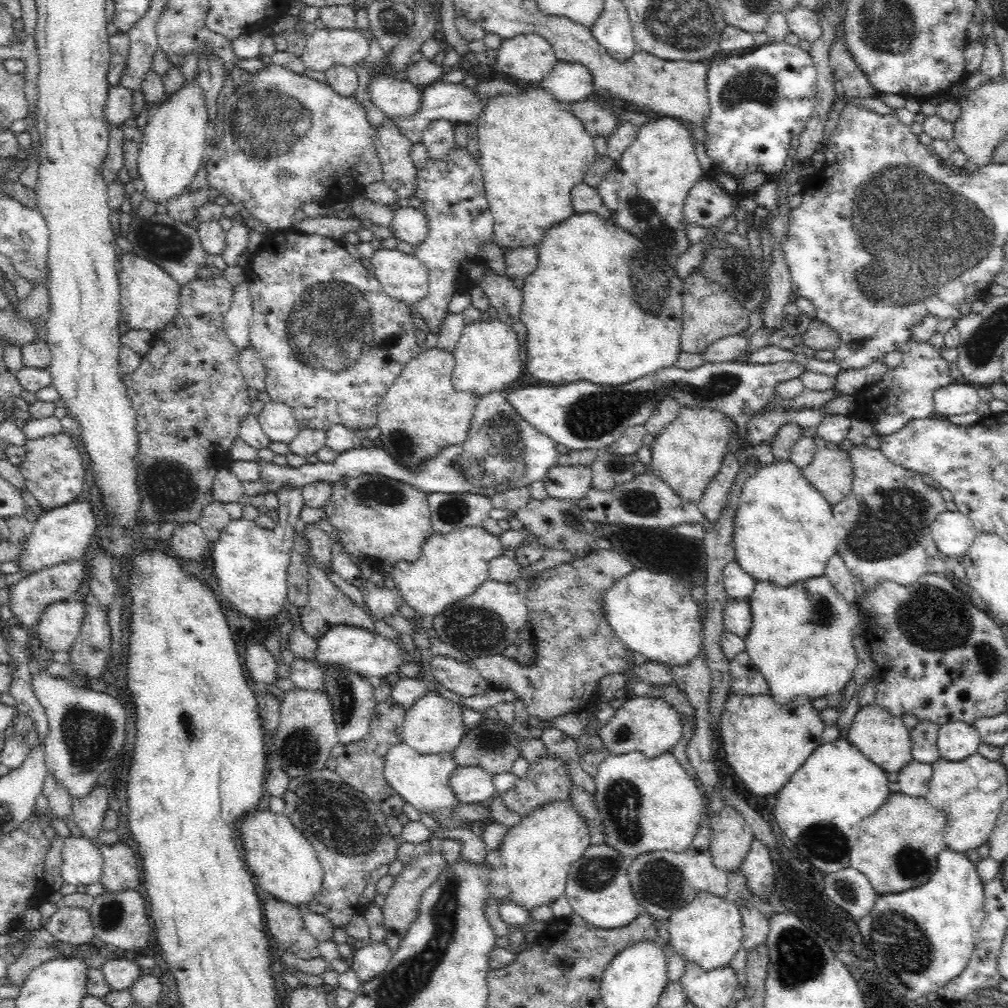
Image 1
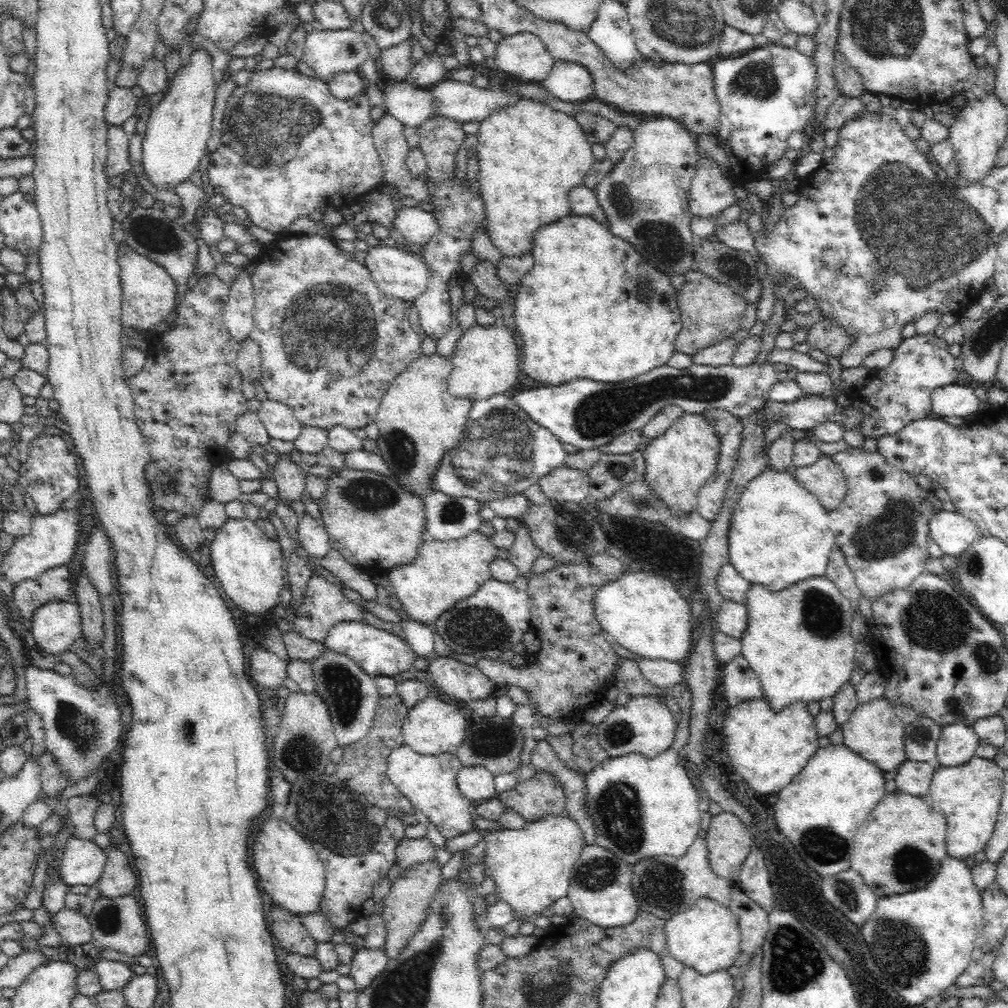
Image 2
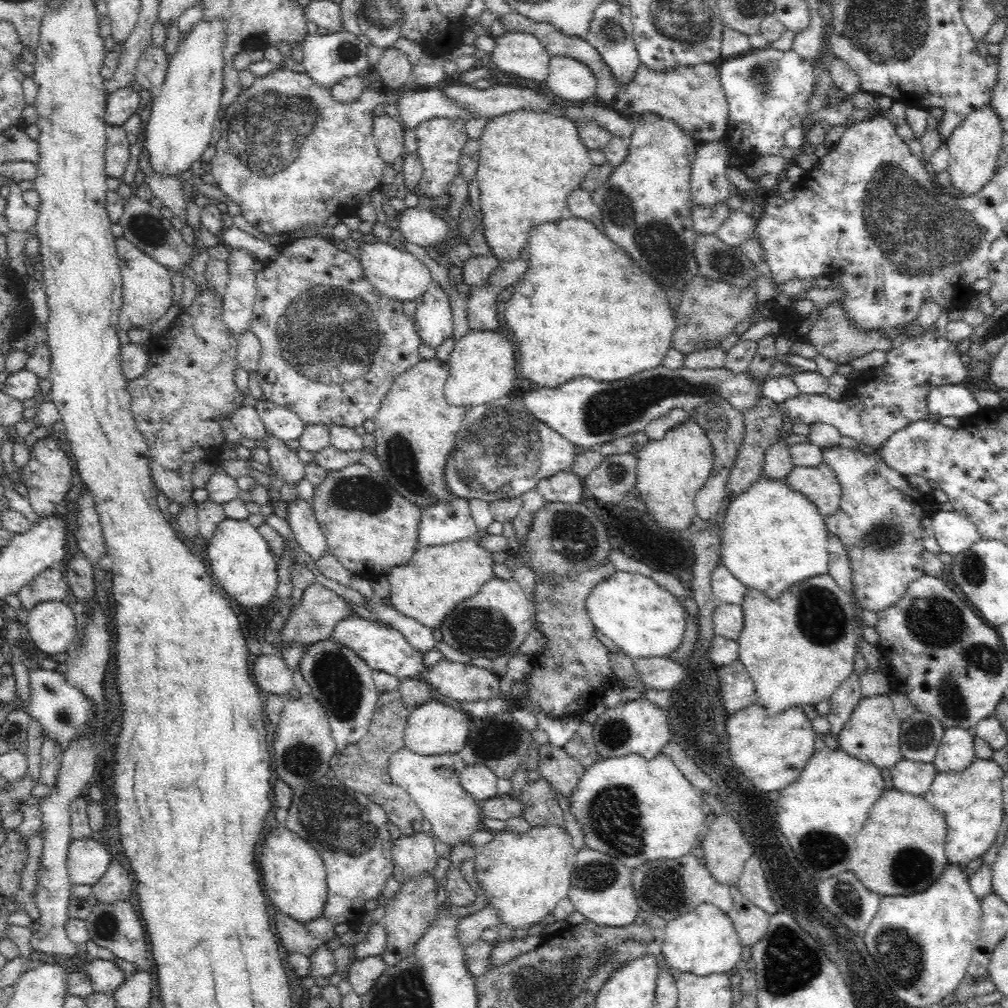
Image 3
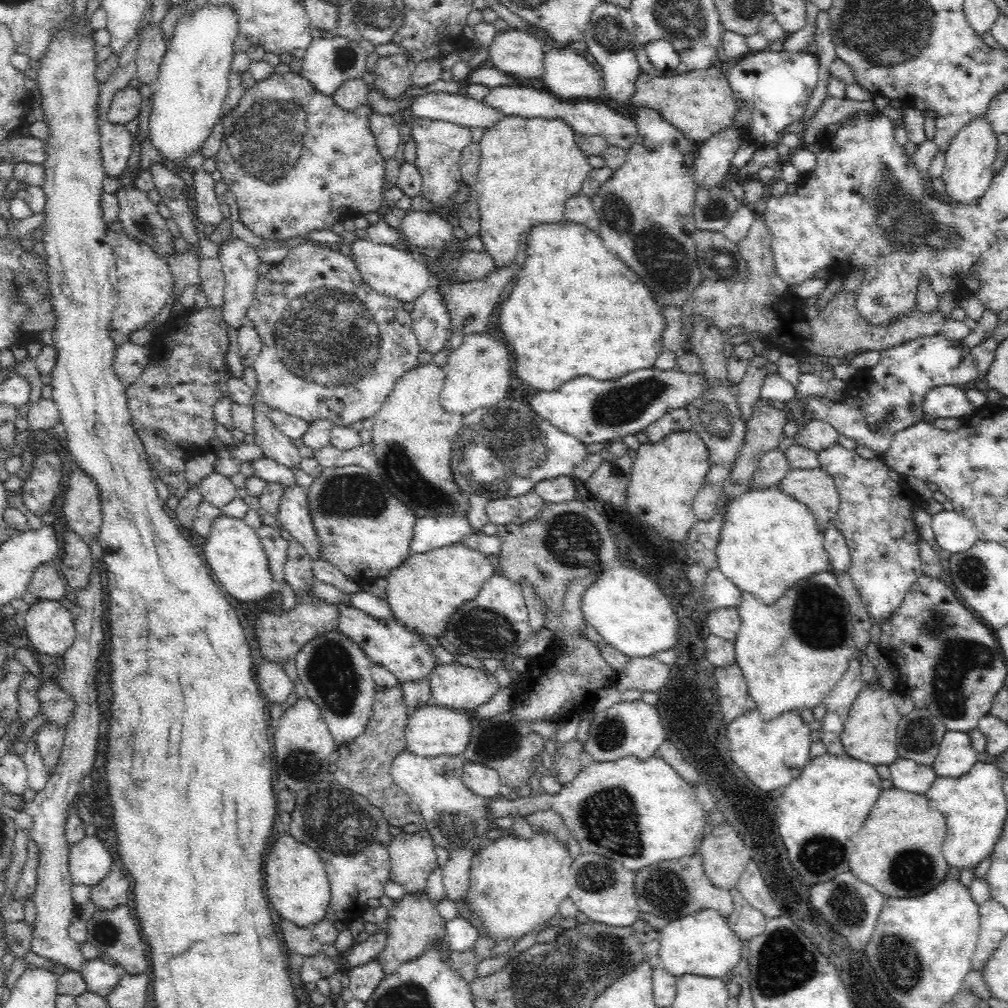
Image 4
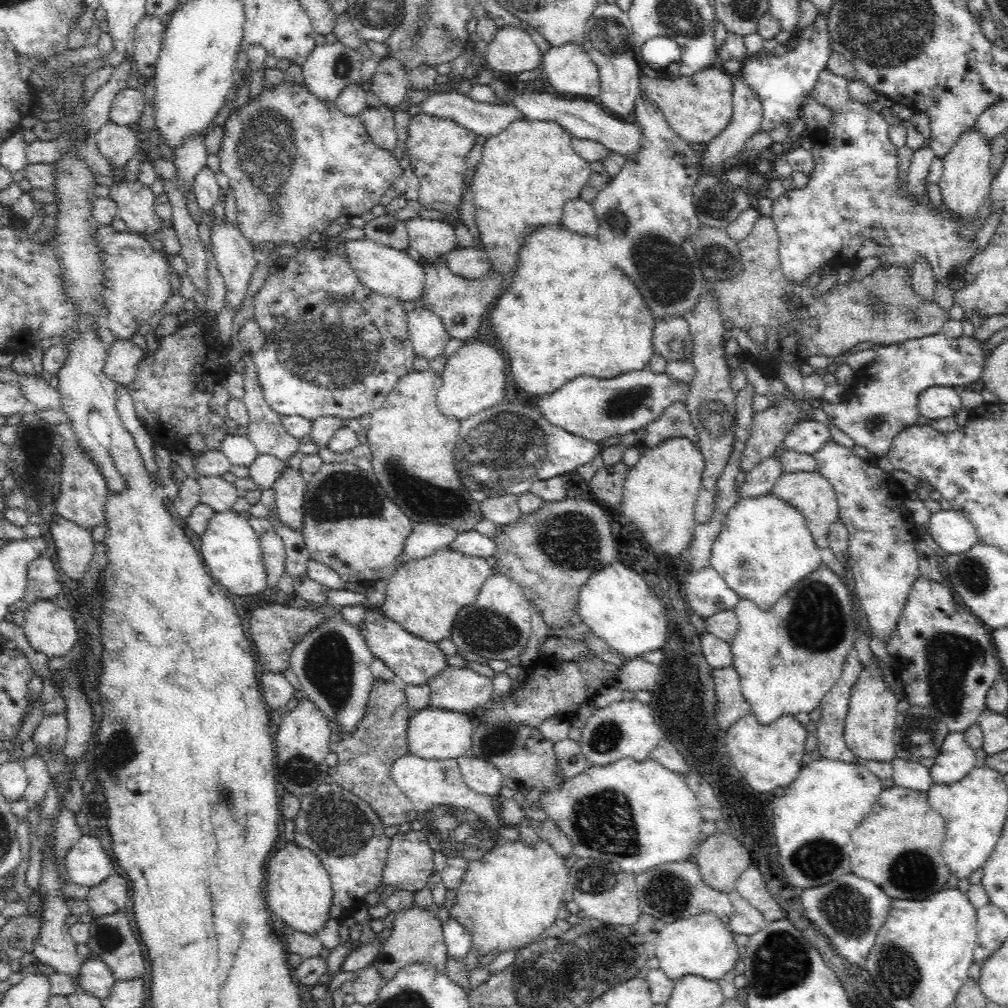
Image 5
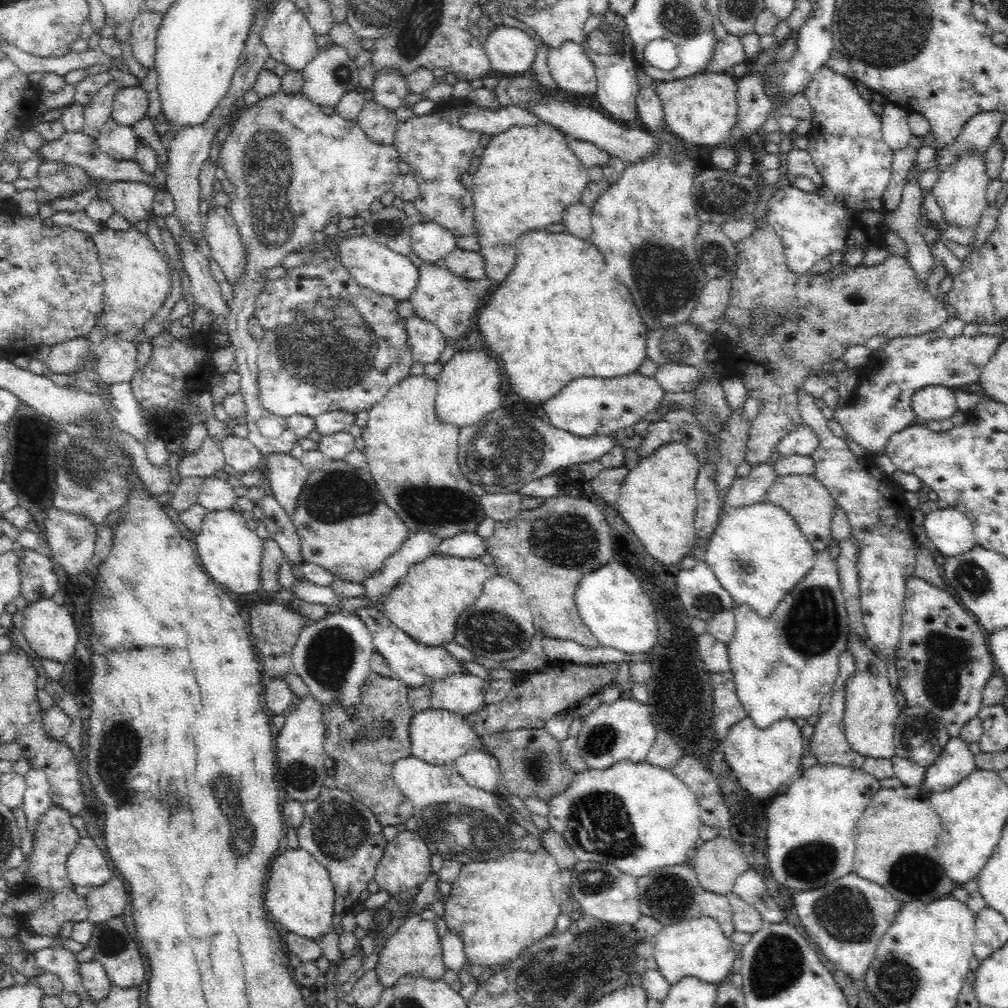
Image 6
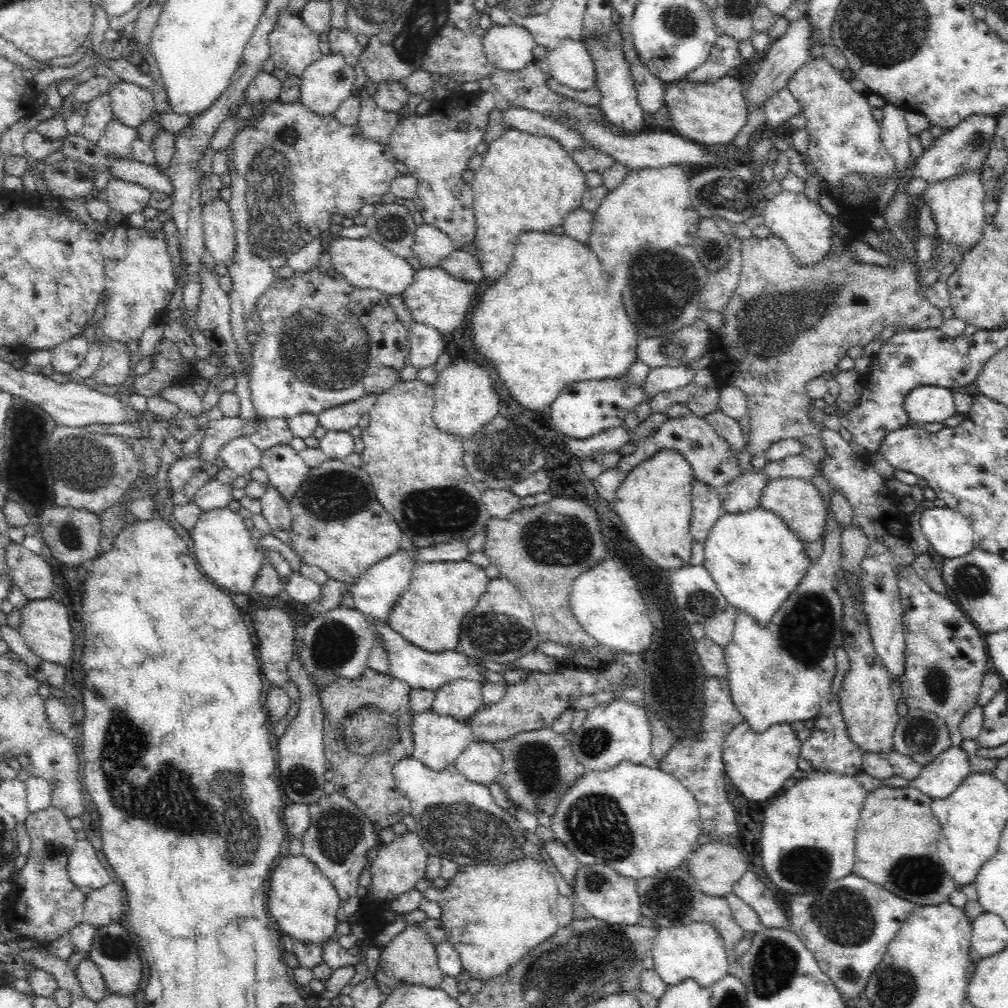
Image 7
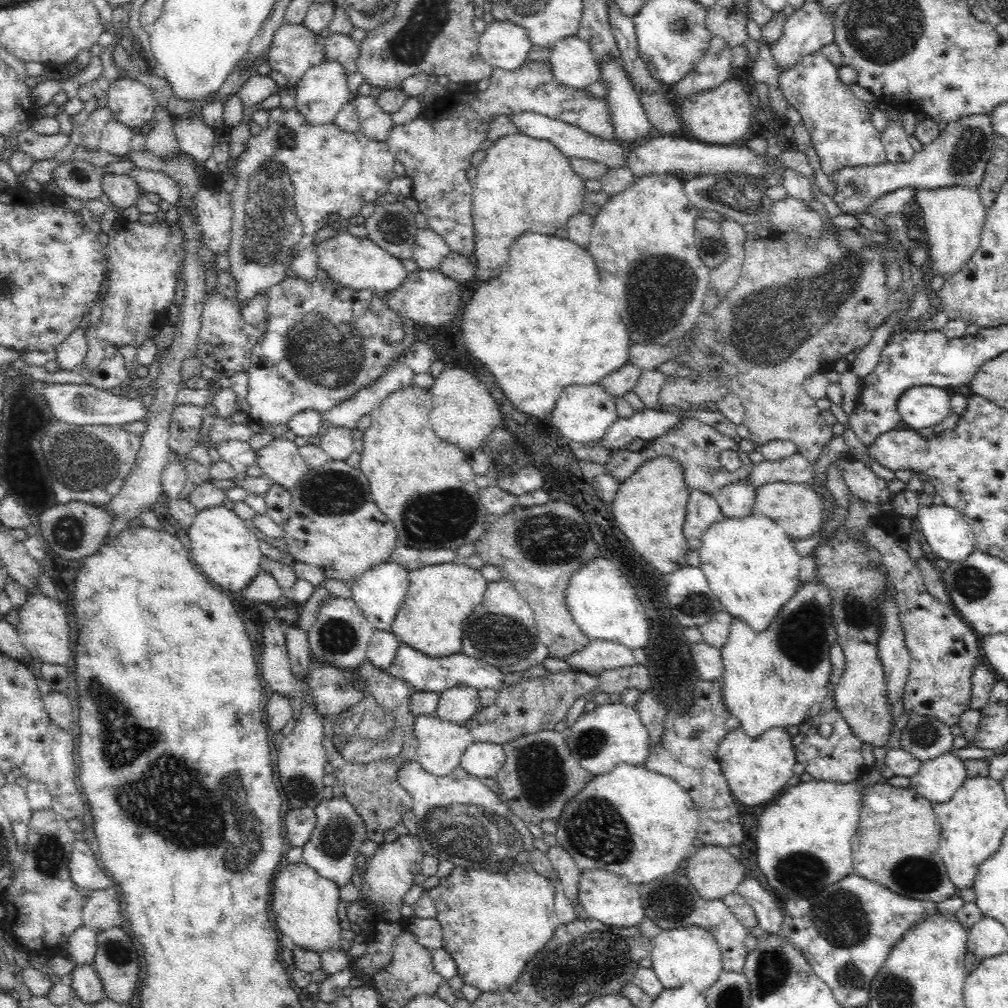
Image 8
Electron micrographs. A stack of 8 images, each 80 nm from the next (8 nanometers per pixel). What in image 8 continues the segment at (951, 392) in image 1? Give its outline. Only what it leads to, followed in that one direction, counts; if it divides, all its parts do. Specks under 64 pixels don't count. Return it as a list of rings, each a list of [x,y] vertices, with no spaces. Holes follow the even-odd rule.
[[[916,386],[905,391],[897,403],[897,412],[906,429],[918,432],[933,428],[950,414],[948,390],[936,386]]]

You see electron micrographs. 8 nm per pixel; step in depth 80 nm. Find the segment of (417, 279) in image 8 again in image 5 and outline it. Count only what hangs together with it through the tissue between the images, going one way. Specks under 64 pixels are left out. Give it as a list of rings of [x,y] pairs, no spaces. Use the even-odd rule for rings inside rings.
[[[444,262],[424,264],[424,286],[417,300],[440,317],[449,337],[470,340],[477,335],[480,322],[486,317],[487,308],[500,294],[502,277],[490,272],[484,277],[467,279],[455,275]]]

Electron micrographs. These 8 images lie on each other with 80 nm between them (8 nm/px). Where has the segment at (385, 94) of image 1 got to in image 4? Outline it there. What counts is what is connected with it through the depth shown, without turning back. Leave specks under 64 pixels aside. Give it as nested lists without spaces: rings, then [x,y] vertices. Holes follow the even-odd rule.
[[[448,92],[418,95],[409,107],[415,118],[446,121],[466,128],[481,128],[483,132],[495,125],[505,114],[479,100]]]

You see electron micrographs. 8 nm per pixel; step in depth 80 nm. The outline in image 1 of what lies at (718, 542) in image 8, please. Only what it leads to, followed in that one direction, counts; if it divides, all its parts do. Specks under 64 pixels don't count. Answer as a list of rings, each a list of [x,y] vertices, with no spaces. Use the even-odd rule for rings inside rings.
[[[774,460],[769,465],[760,466],[755,474],[743,484],[741,490],[740,504],[734,516],[734,534],[732,536],[732,540],[734,541],[734,562],[738,563],[738,565],[742,567],[742,571],[746,572],[746,575],[750,575],[756,582],[770,581],[770,583],[774,583],[776,587],[788,587],[795,582],[806,580],[810,577],[822,576],[824,575],[828,560],[830,560],[834,552],[837,552],[837,540],[836,535],[834,535],[832,514],[833,512],[829,502],[822,497],[821,492],[816,491],[816,489],[802,477],[801,469],[792,463],[792,460]]]

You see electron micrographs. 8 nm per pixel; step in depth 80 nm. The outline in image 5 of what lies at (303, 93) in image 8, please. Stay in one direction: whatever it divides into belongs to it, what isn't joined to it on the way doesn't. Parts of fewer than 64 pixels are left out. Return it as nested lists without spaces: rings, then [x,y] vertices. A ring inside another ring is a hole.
[[[340,42],[315,46],[302,66],[304,84],[318,99],[335,102],[344,87],[362,83],[360,66],[360,52]]]

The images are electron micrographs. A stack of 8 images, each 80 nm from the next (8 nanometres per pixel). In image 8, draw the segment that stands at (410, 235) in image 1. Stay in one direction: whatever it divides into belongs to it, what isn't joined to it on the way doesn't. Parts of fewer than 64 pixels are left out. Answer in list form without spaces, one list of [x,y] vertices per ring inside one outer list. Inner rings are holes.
[[[420,229],[416,235],[412,259],[420,270],[438,271],[442,259],[448,256],[450,251],[444,239],[434,231]]]

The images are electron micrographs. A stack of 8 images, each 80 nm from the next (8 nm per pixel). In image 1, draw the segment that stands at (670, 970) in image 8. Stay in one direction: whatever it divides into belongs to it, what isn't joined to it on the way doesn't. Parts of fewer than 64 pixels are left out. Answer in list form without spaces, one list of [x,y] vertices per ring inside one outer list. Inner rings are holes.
[[[700,892],[694,897],[691,904],[686,905],[686,908],[674,910],[670,919],[666,920],[666,926],[668,944],[674,949],[674,952],[684,959],[685,962],[698,963],[705,972],[729,965],[742,944],[741,912],[733,904],[733,898],[724,900],[708,892]]]

